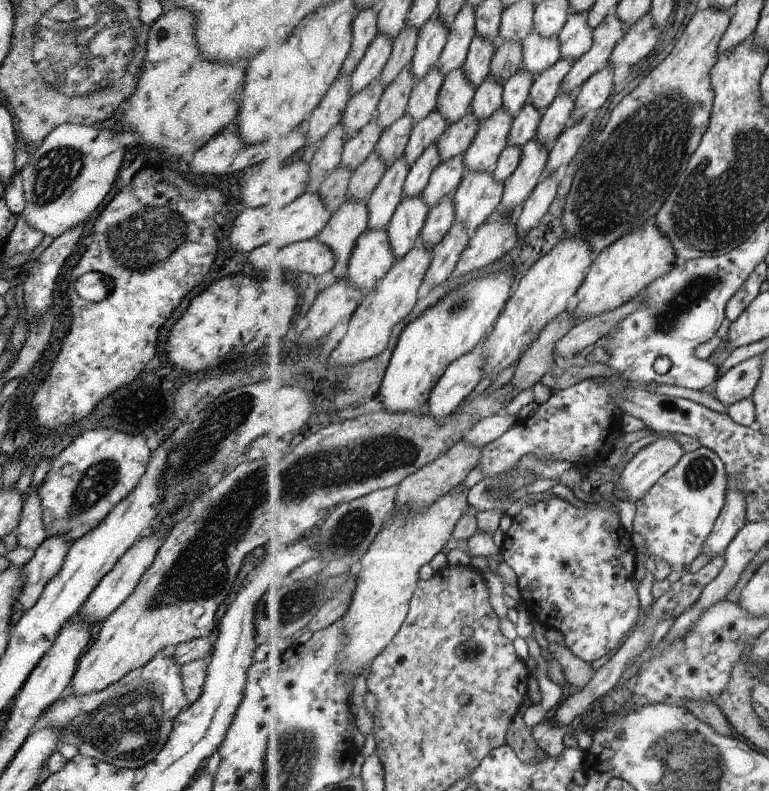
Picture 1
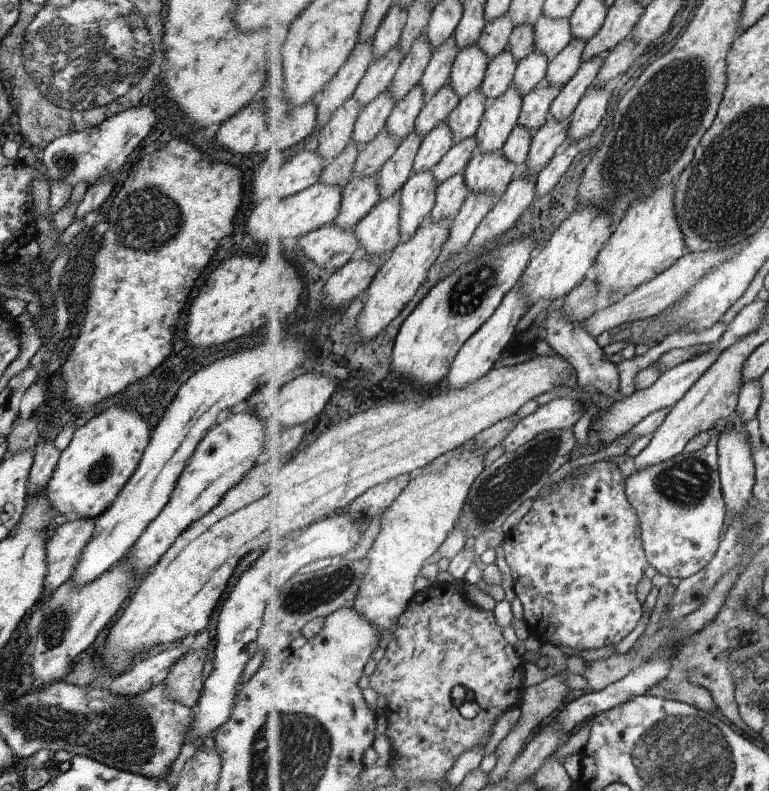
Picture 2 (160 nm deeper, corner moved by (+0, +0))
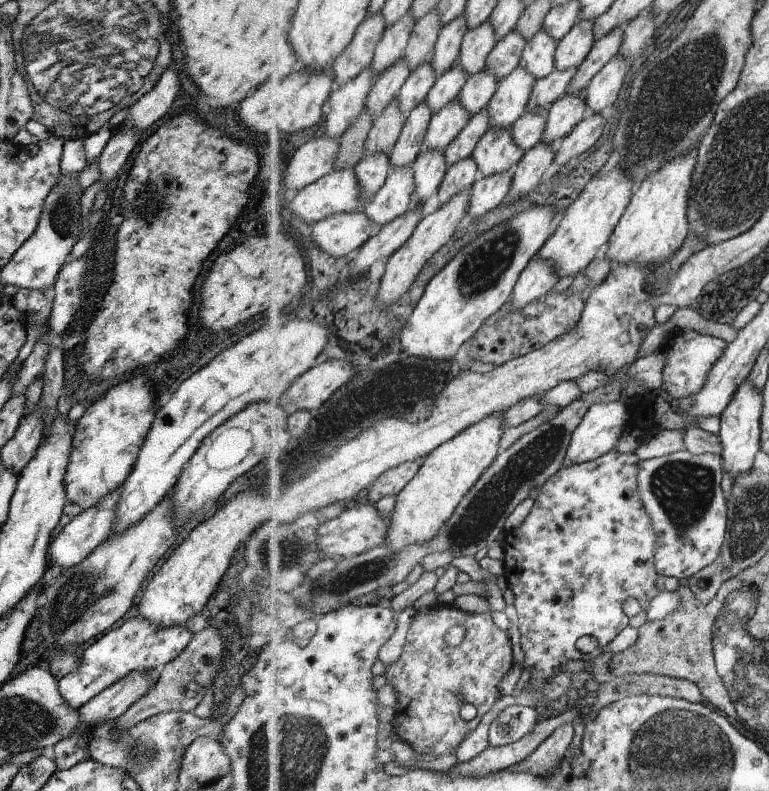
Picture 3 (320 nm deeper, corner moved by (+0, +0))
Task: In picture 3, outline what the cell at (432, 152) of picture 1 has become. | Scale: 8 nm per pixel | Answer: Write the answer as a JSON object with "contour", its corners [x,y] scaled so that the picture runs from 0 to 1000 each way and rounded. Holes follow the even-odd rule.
{"contour":[[[589,126],[584,134],[571,139],[562,148],[558,166],[551,181],[553,187],[571,187],[580,191],[589,177],[610,158],[610,142],[599,131],[599,126]]]}

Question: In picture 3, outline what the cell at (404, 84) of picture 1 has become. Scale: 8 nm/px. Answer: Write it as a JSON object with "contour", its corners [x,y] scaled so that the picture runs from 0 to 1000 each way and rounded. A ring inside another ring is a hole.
{"contour":[[[570,10],[541,28],[524,73],[534,92],[550,78],[563,75],[566,56],[575,35]]]}

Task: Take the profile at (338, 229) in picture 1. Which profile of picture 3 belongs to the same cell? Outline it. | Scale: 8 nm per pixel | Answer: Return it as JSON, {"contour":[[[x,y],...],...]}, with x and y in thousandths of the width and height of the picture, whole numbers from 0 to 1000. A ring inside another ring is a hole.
{"contour":[[[490,192],[490,195],[477,196],[462,215],[464,228],[473,240],[476,258],[480,258],[495,236],[501,235],[511,215],[507,195]]]}

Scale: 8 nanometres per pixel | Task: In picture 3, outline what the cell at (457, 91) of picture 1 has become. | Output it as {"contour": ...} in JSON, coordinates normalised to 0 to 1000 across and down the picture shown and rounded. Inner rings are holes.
{"contour":[[[638,28],[625,30],[618,38],[609,38],[601,52],[596,82],[610,91],[610,96],[623,94],[633,85],[633,73],[648,56],[644,35]]]}

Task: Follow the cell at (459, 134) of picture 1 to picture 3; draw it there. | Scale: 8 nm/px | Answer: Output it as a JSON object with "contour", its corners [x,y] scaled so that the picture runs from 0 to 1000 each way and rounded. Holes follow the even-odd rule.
{"contour":[[[625,88],[623,94],[611,96],[610,102],[599,114],[597,124],[599,131],[605,134],[605,139],[610,142],[610,149],[615,149],[625,139],[635,137],[636,129],[646,118],[649,106],[646,96],[638,88]]]}

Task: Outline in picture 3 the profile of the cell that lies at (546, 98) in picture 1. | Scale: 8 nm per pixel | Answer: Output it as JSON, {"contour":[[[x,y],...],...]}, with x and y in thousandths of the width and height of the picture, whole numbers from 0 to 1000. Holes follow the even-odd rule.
{"contour":[[[757,25],[727,53],[722,66],[722,86],[753,86],[771,62],[774,43],[771,43],[774,27]]]}

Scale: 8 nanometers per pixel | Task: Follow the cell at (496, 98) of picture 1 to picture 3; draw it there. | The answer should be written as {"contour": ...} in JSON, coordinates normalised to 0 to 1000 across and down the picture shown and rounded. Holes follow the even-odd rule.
{"contour":[[[667,38],[659,48],[649,52],[638,70],[633,73],[633,88],[638,88],[646,101],[651,104],[654,99],[664,95],[664,91],[674,86],[678,80],[680,63],[685,59],[685,51]]]}

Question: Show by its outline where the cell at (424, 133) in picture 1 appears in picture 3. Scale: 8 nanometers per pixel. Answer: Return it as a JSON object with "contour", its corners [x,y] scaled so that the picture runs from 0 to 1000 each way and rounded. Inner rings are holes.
{"contour":[[[593,81],[586,88],[575,94],[555,121],[555,131],[563,144],[584,134],[589,126],[598,124],[599,114],[610,102],[610,91]]]}

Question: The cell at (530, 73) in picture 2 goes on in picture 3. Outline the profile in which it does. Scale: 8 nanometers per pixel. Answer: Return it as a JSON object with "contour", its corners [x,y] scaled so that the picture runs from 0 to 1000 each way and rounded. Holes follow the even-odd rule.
{"contour":[[[706,37],[693,46],[693,51],[687,53],[680,63],[676,83],[680,83],[688,94],[693,94],[700,102],[718,94],[722,86],[722,66],[724,64],[724,53],[719,46],[714,46]]]}

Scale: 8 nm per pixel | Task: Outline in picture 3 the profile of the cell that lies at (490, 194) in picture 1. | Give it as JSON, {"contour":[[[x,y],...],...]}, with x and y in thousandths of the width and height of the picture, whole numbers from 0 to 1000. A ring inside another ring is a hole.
{"contour":[[[637,162],[615,195],[625,224],[644,223],[670,214],[683,198],[683,190],[667,174],[666,164]]]}

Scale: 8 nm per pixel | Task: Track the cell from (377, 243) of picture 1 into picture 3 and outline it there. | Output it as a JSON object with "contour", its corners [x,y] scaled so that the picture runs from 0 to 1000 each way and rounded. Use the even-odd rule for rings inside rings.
{"contour":[[[538,210],[511,212],[501,235],[495,236],[473,267],[495,288],[538,258],[540,240]]]}

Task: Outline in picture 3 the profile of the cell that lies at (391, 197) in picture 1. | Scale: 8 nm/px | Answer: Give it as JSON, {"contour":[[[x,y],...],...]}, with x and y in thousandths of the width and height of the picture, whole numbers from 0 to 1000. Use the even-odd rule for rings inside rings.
{"contour":[[[554,128],[533,142],[521,174],[507,196],[511,212],[538,210],[545,195],[553,188],[551,181],[563,147]]]}

